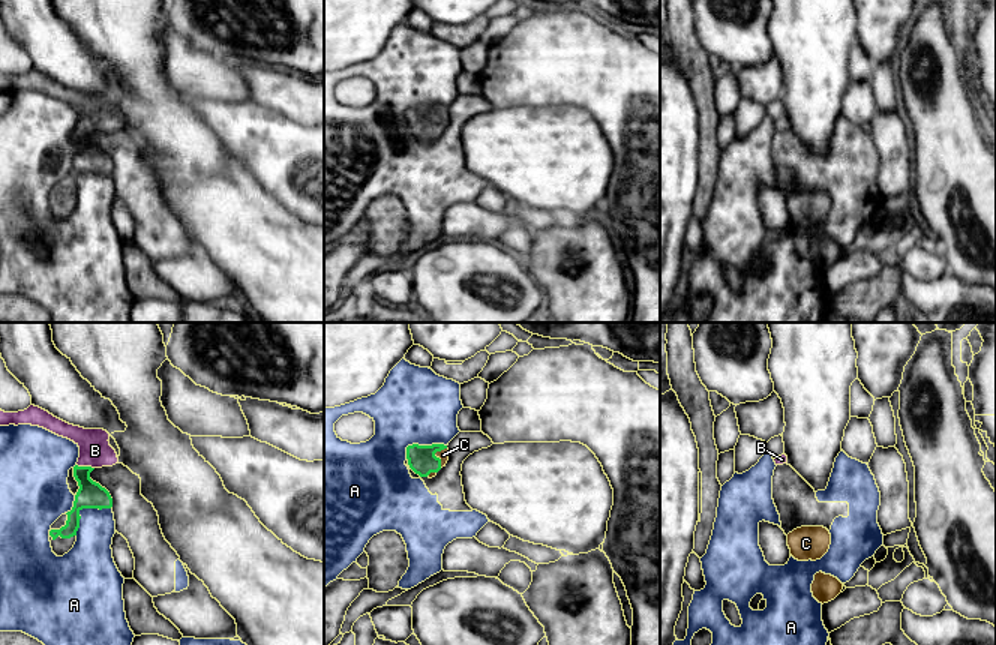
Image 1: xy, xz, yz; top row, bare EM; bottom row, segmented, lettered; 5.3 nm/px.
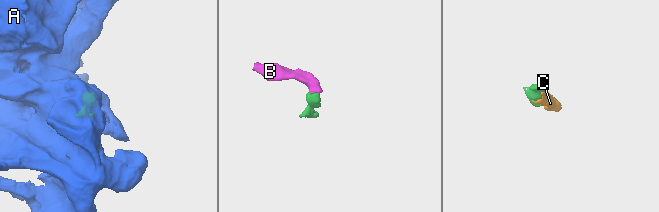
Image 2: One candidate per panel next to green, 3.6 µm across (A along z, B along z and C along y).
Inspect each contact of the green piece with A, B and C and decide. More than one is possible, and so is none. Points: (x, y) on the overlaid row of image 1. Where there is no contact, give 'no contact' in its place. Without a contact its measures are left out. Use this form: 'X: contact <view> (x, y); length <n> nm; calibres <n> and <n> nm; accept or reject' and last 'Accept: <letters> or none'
A: contact xy (83, 507); length 240 nm; calibres 140 and 320 nm; reject
B: contact xy (86, 467); length 100 nm; calibres 140 and 170 nm; accept
C: contact xz (434, 455); length 120 nm; calibres 150 and 60 nm; accept
Accept: B, C

